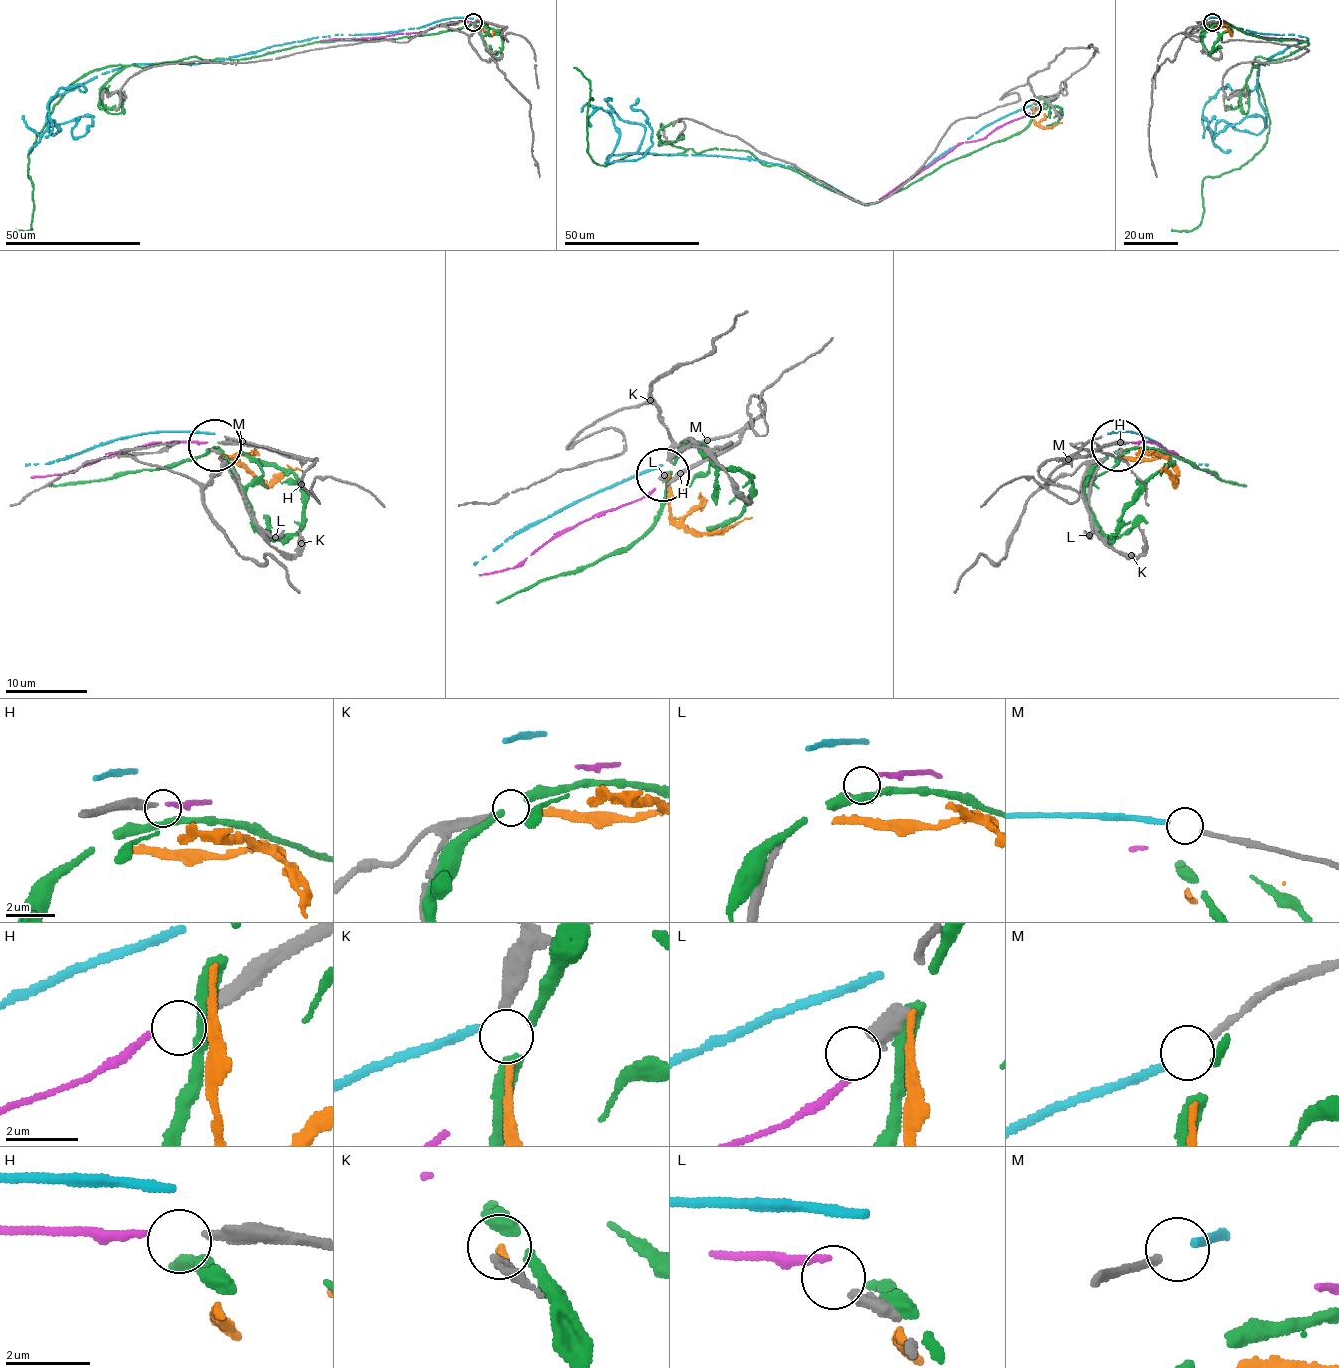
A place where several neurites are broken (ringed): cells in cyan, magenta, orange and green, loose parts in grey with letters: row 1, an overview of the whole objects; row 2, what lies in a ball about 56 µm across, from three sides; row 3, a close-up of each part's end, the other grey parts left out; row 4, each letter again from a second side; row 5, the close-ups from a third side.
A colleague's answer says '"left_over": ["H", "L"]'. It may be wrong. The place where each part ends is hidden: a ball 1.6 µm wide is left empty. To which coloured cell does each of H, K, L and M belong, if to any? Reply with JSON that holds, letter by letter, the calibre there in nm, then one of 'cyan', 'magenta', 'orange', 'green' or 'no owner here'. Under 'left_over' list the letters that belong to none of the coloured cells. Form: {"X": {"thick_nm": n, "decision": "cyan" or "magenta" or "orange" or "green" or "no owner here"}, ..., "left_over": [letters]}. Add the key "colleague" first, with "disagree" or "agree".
{"colleague": "agree", "H": {"thick_nm": 280, "decision": "no owner here"}, "K": {"thick_nm": 280, "decision": "orange"}, "L": {"thick_nm": 400, "decision": "no owner here"}, "M": {"thick_nm": 180, "decision": "cyan"}, "left_over": ["H", "L"]}

